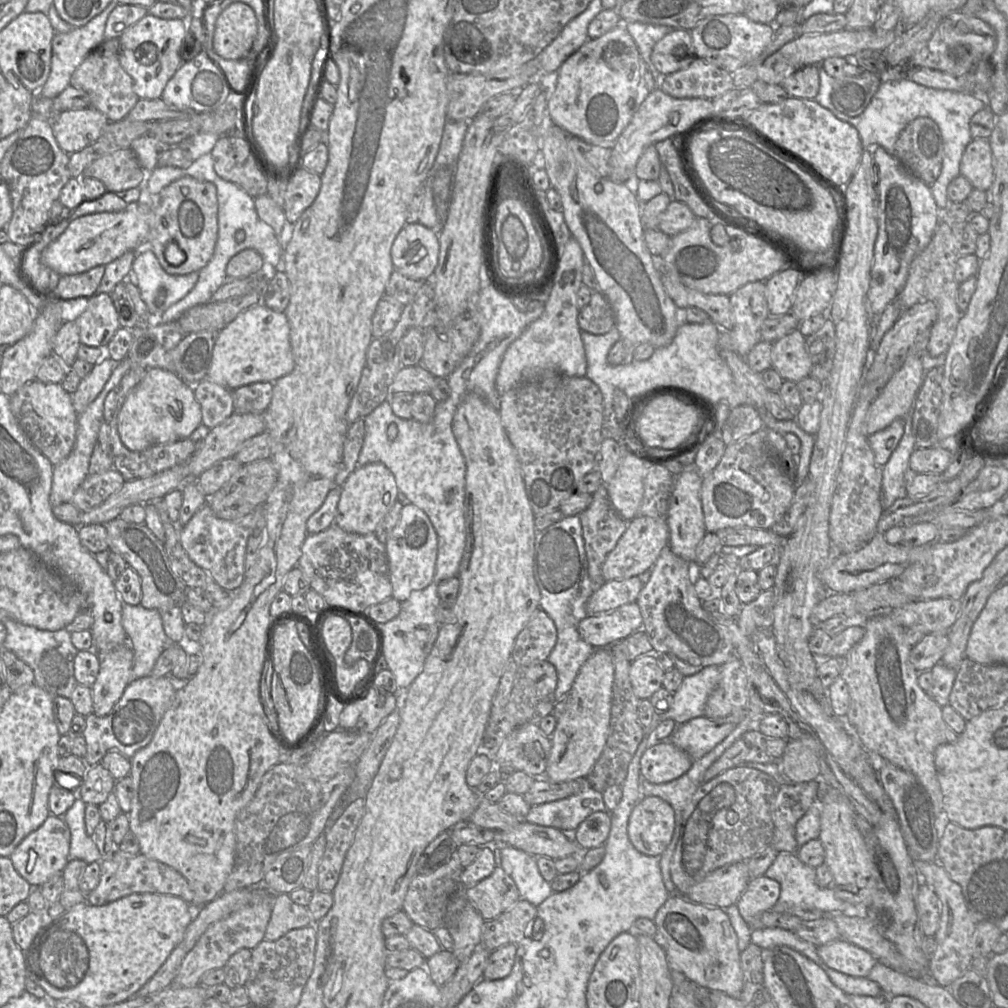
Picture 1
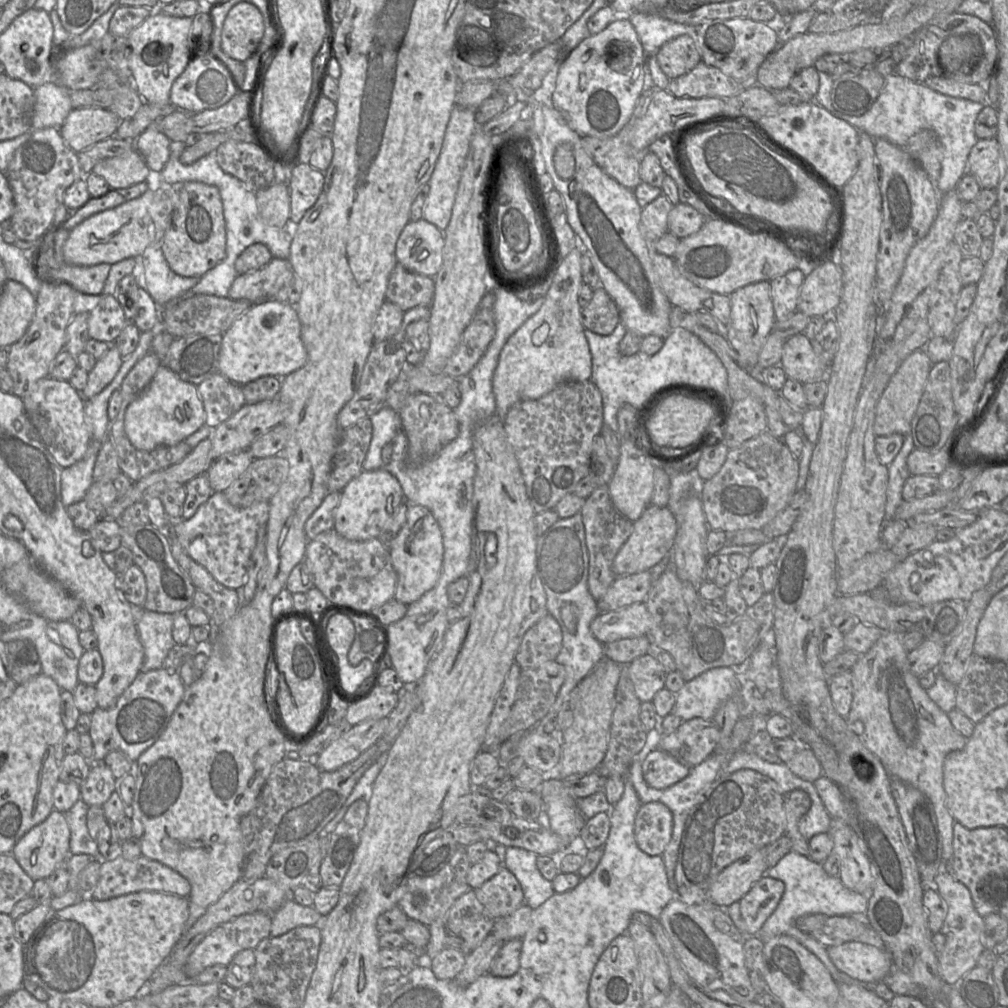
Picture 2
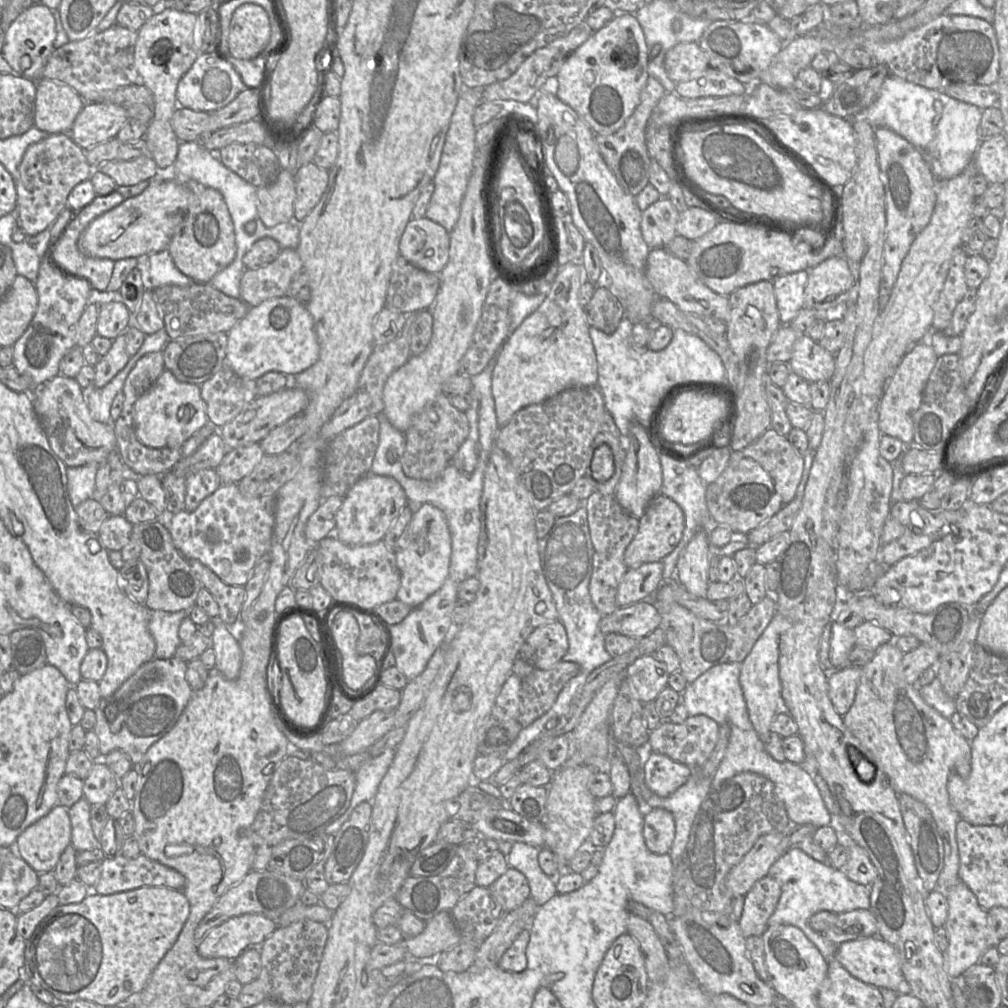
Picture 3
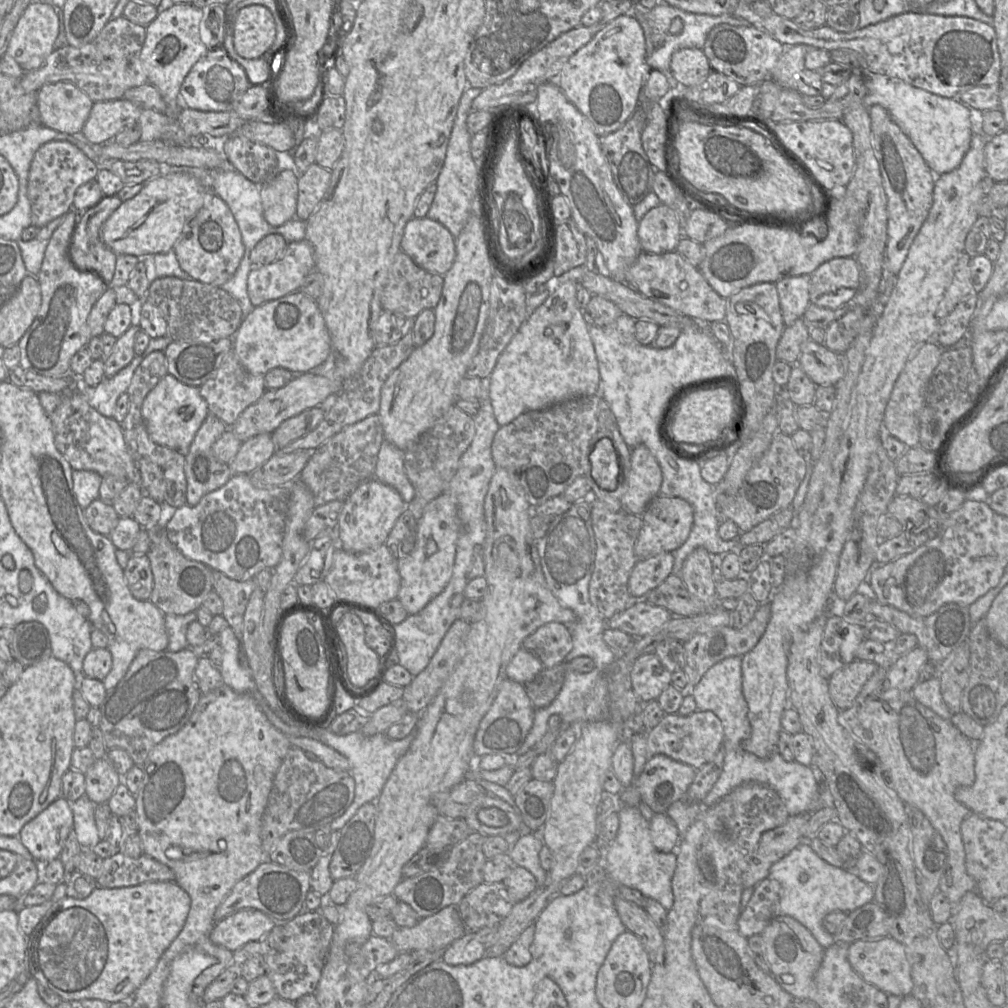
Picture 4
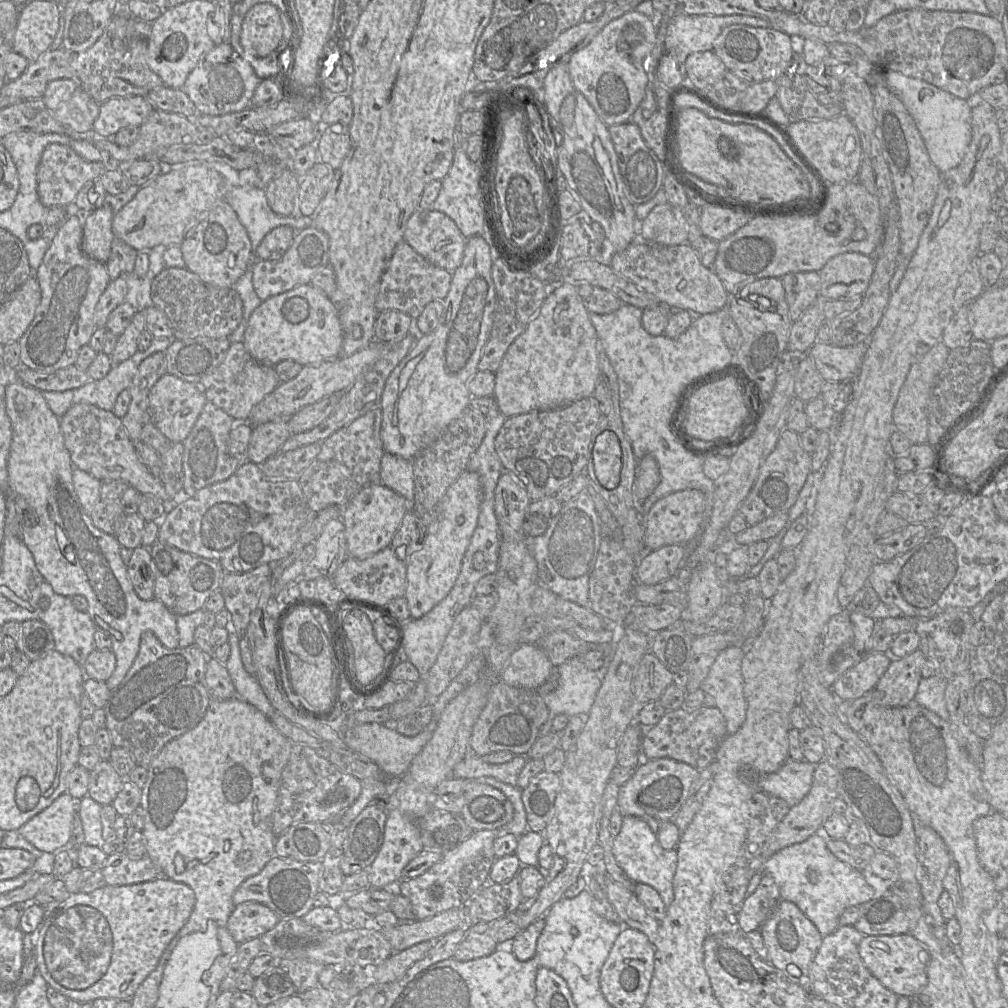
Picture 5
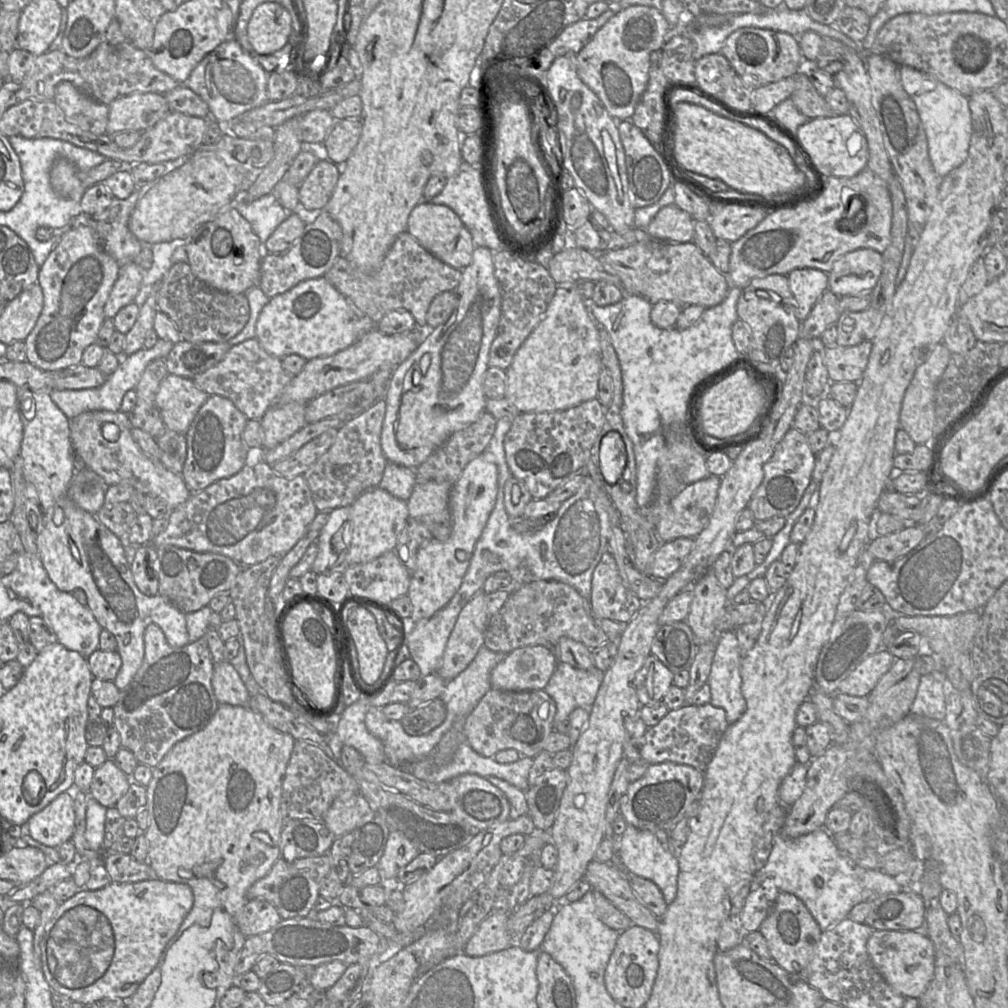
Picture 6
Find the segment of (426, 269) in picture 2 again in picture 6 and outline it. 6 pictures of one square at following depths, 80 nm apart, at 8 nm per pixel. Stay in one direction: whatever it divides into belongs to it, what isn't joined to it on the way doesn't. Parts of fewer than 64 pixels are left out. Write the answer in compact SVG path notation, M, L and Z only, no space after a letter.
M421 201L408 218L407 231L430 253L447 265L463 270L472 260L475 245L459 216L449 207Z

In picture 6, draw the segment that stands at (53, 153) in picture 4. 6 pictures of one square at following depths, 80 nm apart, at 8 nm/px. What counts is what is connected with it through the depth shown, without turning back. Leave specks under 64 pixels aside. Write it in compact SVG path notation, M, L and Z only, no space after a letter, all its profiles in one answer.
M58 158L53 163L50 171L50 184L53 191L61 198L81 200L83 193L88 187L103 182L117 171L129 171L129 165L133 164L106 159L102 164L95 166L88 171L82 171L68 159Z

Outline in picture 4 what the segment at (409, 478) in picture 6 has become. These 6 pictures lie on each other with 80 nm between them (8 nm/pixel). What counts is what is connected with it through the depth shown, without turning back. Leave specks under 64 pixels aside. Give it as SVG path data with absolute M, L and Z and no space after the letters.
M383 440L374 472L374 478L395 489L406 504L415 496L414 487L404 469L405 451Z

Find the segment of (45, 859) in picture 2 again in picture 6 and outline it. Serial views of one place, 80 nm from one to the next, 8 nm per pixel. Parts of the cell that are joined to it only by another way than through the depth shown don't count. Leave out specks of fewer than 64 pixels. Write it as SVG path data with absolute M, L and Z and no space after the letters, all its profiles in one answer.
M74 793L59 794L41 811L30 817L25 833L36 841L57 848L71 840L75 832Z

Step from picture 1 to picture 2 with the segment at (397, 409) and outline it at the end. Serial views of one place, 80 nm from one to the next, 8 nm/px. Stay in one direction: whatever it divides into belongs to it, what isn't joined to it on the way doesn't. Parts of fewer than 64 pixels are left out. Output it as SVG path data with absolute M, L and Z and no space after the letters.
M409 394L403 401L398 414L408 440L405 458L407 467L417 467L432 459L459 434L456 415L445 404L442 394Z

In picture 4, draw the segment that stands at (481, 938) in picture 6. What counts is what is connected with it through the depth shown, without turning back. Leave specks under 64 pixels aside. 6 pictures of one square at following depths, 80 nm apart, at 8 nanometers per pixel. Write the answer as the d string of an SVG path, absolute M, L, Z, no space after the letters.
M467 931L442 952L441 960L449 965L469 965L485 957L486 946L477 939L475 931Z

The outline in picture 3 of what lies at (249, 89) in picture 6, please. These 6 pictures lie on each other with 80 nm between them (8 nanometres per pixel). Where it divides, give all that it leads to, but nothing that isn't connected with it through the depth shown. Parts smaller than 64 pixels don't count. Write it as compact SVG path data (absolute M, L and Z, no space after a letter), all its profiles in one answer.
M218 51L200 54L180 79L176 100L178 107L194 111L212 112L231 103L247 87L232 64Z

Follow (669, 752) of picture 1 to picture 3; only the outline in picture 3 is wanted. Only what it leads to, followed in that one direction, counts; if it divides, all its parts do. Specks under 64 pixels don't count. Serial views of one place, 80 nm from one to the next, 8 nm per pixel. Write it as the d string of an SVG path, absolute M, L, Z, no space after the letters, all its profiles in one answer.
M656 752L648 755L643 769L646 786L660 797L668 797L674 793L694 772L688 765Z

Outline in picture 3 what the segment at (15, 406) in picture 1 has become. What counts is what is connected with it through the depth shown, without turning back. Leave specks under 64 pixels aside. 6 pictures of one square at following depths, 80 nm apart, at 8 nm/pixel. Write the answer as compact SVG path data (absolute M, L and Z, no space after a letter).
M60 374L53 377L33 391L32 400L52 450L67 467L101 464L112 451L117 450L113 423L103 424L91 417L85 391L75 378Z

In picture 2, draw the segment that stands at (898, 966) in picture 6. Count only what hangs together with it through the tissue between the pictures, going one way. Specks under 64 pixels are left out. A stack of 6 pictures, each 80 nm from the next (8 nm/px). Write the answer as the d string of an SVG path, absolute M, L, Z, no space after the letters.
M860 941L828 947L827 953L840 972L864 983L883 981L895 969L884 947Z

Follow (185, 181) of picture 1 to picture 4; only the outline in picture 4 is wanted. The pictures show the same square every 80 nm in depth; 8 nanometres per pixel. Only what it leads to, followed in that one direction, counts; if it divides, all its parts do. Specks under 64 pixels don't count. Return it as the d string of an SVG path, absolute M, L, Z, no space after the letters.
M209 189L205 203L184 226L172 249L181 269L191 279L214 286L221 286L227 282L236 272L244 256L241 232L230 208Z

